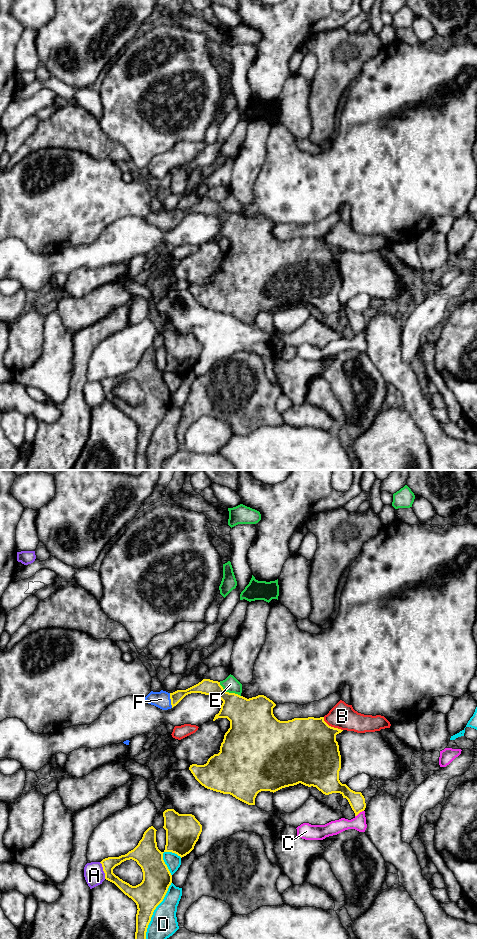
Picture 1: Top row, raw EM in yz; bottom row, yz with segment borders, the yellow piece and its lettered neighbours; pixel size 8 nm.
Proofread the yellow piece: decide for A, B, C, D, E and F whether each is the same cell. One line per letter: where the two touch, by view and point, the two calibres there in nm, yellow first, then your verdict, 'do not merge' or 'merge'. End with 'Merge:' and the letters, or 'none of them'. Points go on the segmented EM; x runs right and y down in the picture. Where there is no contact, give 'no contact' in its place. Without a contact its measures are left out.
A: meets yellow in yz at (103, 870); 110 nm thick on the yellow side, 160 nm on the other; do not merge
B: meets yellow in yz at (332, 727); 460 nm thick on the yellow side, 200 nm on the other; do not merge
C: meets yellow in yz at (359, 812); 130 nm thick on the yellow side, 120 nm on the other; do not merge
D: meets yellow in yz at (154, 909); 240 nm thick on the yellow side, 220 nm on the other; do not merge
E: meets yellow in yz at (228, 692); 280 nm thick on the yellow side, 120 nm on the other; do not merge
F: meets yellow in yz at (171, 700); 90 nm thick on the yellow side, 130 nm on the other; merge
Merge: F

